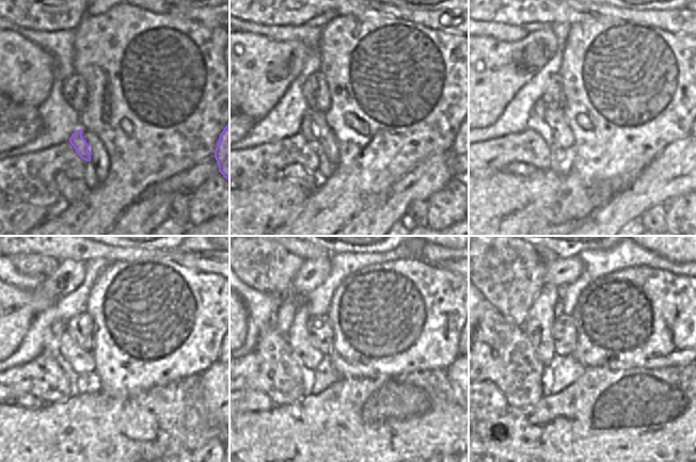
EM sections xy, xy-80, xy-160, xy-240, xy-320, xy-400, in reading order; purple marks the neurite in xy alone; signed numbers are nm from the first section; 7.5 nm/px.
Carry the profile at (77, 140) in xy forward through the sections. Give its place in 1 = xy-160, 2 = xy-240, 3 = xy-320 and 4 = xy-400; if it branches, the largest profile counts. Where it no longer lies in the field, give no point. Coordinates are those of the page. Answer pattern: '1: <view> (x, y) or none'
1: xy-160 (536, 122)
2: xy-240 (57, 330)
3: xy-320 (268, 267)
4: xy-400 (509, 272)

